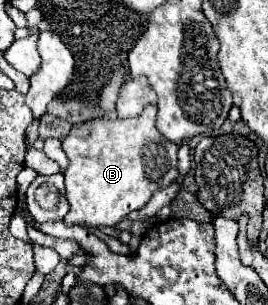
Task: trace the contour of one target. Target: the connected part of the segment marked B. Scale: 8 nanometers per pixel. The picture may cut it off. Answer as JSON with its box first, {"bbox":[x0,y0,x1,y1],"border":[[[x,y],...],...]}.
{"bbox":[63,105,179,227],"border":[[[147,105],[141,115],[131,119],[93,119],[73,125],[63,139],[69,167],[63,171],[65,195],[69,201],[67,225],[113,227],[131,211],[141,209],[151,195],[177,179],[179,145],[167,143],[155,127],[155,105]]]}

